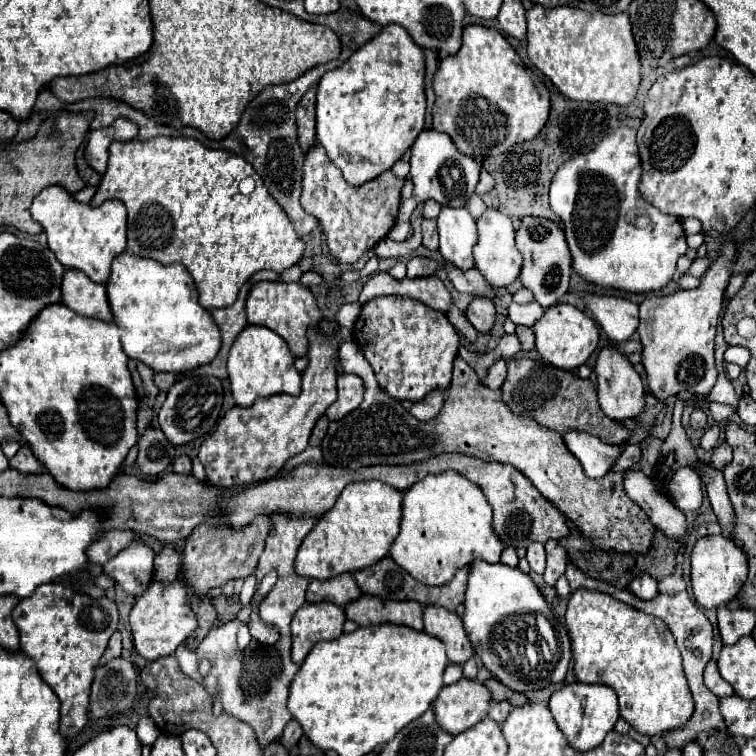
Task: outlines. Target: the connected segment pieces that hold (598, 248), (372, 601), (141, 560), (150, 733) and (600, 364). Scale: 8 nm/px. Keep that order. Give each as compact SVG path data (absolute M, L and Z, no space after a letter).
M618 127L592 151L568 159L554 173L550 183L550 207L564 223L566 241L572 253L572 267L586 283L628 293L650 293L664 289L672 281L676 261L686 253L688 247L682 221L676 215L662 213L642 199L638 191L640 175L640 153L636 143L636 129L632 127Z
M362 595L356 603L348 603L344 607L346 617L360 627L380 625L380 623L396 623L406 625L416 631L422 631L422 613L424 607L416 601L382 601L372 595Z
M134 541L124 547L118 555L102 565L104 575L114 579L122 589L134 597L142 595L152 583L154 553L144 543Z
M142 717L142 719L138 721L136 735L138 735L138 741L140 741L142 745L152 745L152 743L158 739L160 731L158 731L156 723L152 723L150 717Z
M604 347L598 353L596 359L596 377L598 377L598 401L602 411L616 421L626 421L626 419L636 419L644 413L646 407L646 393L640 375L634 371L634 367L628 363L628 359L616 349L616 347Z

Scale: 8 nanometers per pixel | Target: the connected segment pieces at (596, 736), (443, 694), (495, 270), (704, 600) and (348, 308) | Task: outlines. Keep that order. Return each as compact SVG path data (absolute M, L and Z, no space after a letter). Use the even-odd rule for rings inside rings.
M568 683L562 689L554 691L550 697L550 711L568 739L568 743L578 751L590 751L598 747L606 733L614 729L618 721L618 699L616 693L606 685L586 685L586 683Z
M462 677L460 681L442 687L434 711L444 731L458 735L488 715L490 691L486 685Z
M486 209L486 213L476 223L478 223L478 235L480 235L480 241L474 247L476 269L486 277L490 285L510 287L520 277L520 269L522 269L522 255L514 243L516 231L514 231L512 219L500 213L498 209Z
M710 535L698 539L698 543L692 549L690 561L692 561L694 597L704 609L718 609L720 605L732 601L748 577L748 559L744 551L724 535Z
M354 301L354 303L344 303L342 307L340 307L340 311L336 313L336 323L338 325L342 325L342 327L348 327L348 329L352 329L354 327L354 321L356 321L356 317L358 317L358 313L360 313L360 303L358 301Z

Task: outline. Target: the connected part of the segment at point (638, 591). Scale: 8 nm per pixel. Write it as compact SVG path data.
M638 575L630 585L628 589L638 597L638 599L644 599L644 601L650 601L658 595L658 583L650 577L650 575Z

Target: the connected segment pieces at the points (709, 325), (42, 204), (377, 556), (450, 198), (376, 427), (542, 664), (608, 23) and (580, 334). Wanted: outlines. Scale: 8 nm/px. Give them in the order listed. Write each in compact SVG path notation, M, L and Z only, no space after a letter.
M724 245L718 259L708 267L698 289L682 289L664 297L648 297L640 303L640 343L642 365L646 369L648 389L656 399L668 399L680 391L708 395L716 383L714 333L724 301L724 289L732 275L734 245Z
M52 185L52 187L44 187L32 201L32 207L30 207L30 215L34 221L38 221L42 225L42 229L46 231L48 235L48 247L50 251L54 251L56 259L66 267L66 269L78 269L82 273L86 273L92 281L96 283L106 283L108 281L108 275L110 275L110 269L112 269L112 261L124 253L126 249L126 207L124 203L120 201L108 201L108 203L102 203L100 207L90 207L90 205L84 205L84 203L78 203L74 201L74 197L64 191L64 187L58 187L58 185Z
M360 481L348 485L336 505L324 513L304 537L294 561L294 571L308 579L328 579L372 567L388 555L390 545L400 533L402 493L380 481Z
M430 129L430 131L422 131L416 143L412 145L410 179L414 183L414 193L410 197L410 203L400 205L400 215L398 215L400 223L408 221L412 211L428 199L434 199L442 207L466 207L468 199L476 191L480 179L480 165L474 159L460 155L460 151L456 151L456 145L448 135Z
M354 341L340 345L340 363L346 373L360 375L364 381L364 401L356 411L330 423L322 441L324 463L344 469L368 465L410 465L440 453L464 453L486 463L508 463L522 471L534 487L552 501L558 511L576 523L578 531L600 551L648 553L656 527L646 513L628 497L622 487L626 471L608 473L604 479L588 479L580 461L568 451L564 439L540 427L534 419L514 415L500 399L500 389L480 387L476 371L464 361L454 361L454 377L440 415L428 423L414 419L400 401L378 389L376 377Z
M480 559L470 563L462 617L466 635L494 679L520 693L560 683L572 659L566 627L560 625L560 621L558 625L538 625L536 619L540 615L554 621L550 605L528 573L504 563L486 563Z
M534 5L528 19L528 57L558 87L562 95L574 101L604 101L628 105L640 85L640 59L632 39L628 13L588 13L576 7L546 9Z
M558 303L556 307L550 307L544 317L534 325L536 333L536 349L540 357L548 363L552 363L558 369L578 369L588 361L588 357L598 349L600 343L600 333L592 317L584 315L580 309L574 305Z

